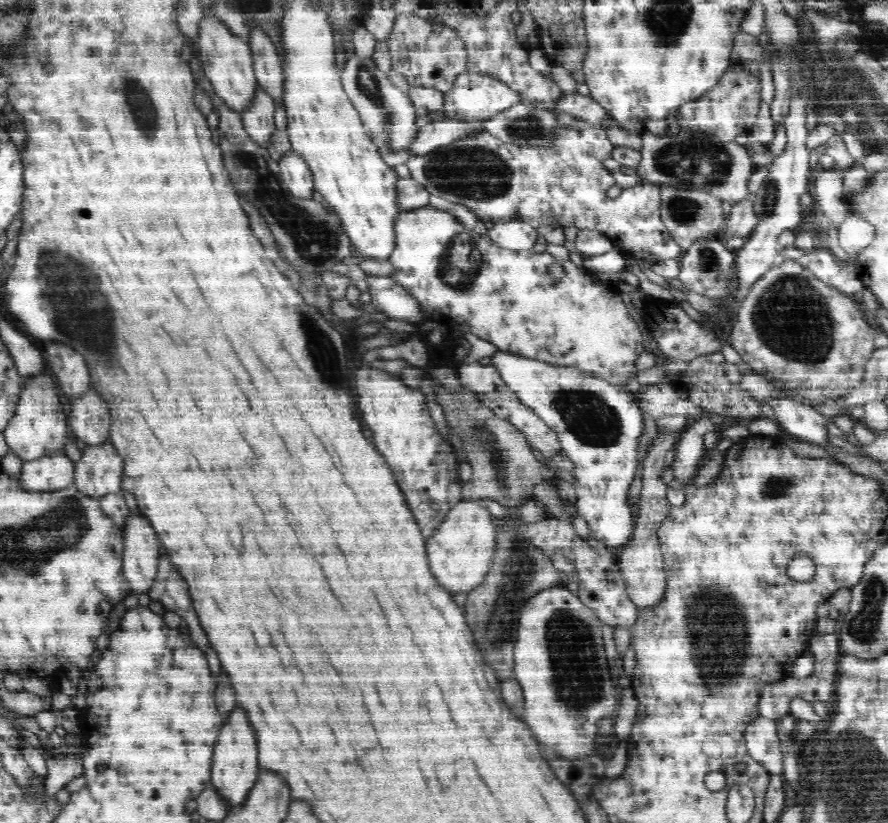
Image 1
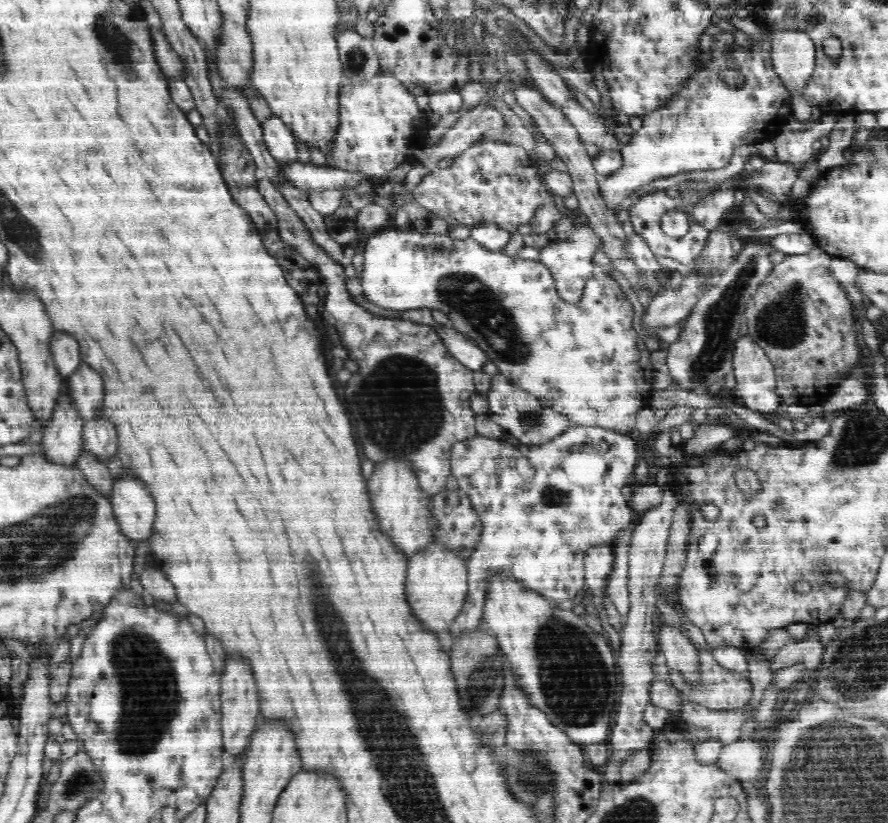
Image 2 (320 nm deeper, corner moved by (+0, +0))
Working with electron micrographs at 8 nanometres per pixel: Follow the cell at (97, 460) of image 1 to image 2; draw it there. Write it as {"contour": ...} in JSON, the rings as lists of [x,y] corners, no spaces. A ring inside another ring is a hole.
{"contour":[[[102,414],[92,422],[84,420],[83,427],[83,450],[90,453],[91,456],[98,457],[98,460],[107,463],[110,458],[117,456],[119,442],[116,440],[116,428],[112,422],[108,422]]]}

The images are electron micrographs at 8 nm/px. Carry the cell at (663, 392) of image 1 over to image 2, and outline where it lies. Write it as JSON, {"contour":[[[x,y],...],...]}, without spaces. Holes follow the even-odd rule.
{"contour":[[[572,426],[557,438],[541,445],[512,445],[508,439],[492,440],[474,434],[451,447],[451,474],[471,500],[483,524],[480,540],[468,558],[468,592],[460,614],[450,623],[448,632],[458,638],[479,626],[490,578],[508,576],[556,602],[576,600],[585,586],[586,552],[600,544],[613,544],[634,513],[622,494],[634,472],[638,458],[636,442],[626,433],[598,428]]]}

